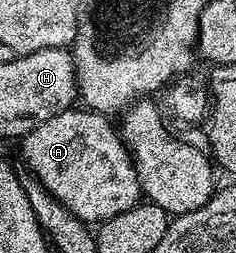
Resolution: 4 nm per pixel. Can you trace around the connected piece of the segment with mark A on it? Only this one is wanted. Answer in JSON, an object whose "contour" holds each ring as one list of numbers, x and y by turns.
{"contour":[[70,109,43,121,31,129,20,140,21,155,25,158,28,174,37,179,56,197,66,209,87,225,100,225,116,214,131,210,142,202,141,186,137,171,133,168,133,156,125,148,118,128,109,124,110,120,99,111]]}

